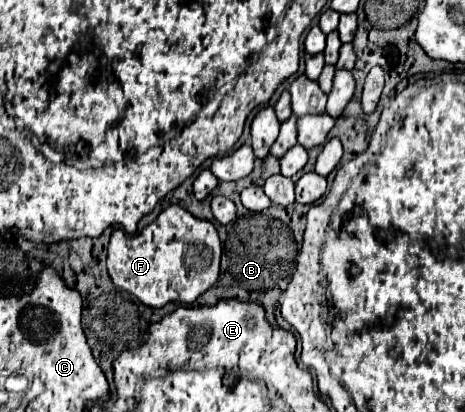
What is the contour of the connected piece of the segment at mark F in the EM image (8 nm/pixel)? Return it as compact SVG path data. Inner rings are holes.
M179 204L167 206L155 222L135 236L115 228L107 252L107 270L113 284L153 308L161 308L167 302L195 302L219 280L219 262L221 240L215 226L205 218L195 218Z

